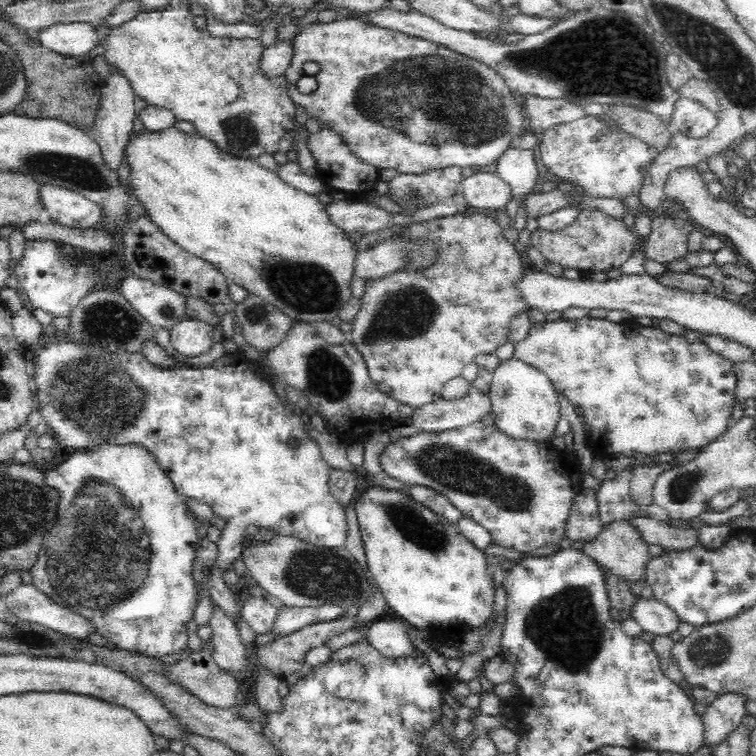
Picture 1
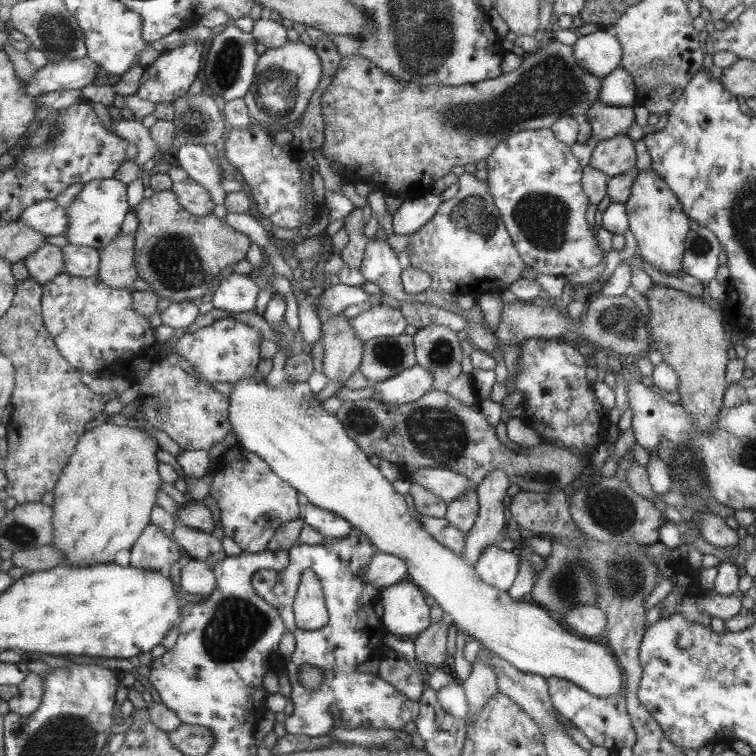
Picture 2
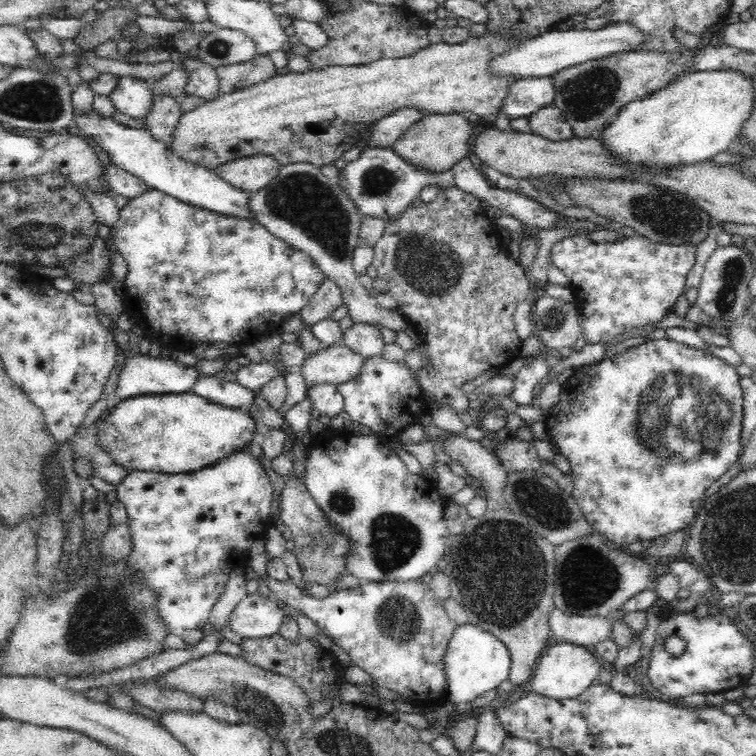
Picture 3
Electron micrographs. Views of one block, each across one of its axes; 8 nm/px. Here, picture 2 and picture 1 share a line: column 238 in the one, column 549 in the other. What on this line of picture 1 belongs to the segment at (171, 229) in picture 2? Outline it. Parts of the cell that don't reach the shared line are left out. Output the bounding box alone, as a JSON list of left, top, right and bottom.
[530,208,694,274]

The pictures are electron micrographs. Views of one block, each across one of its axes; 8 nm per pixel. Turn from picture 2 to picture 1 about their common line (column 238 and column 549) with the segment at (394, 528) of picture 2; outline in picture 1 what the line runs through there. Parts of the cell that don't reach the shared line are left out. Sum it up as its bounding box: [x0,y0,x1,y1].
[488,358,560,444]

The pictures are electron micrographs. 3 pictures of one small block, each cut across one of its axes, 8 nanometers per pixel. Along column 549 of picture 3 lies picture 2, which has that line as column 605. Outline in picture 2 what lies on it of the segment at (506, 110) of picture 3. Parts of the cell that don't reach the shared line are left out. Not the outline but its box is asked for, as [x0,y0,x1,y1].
[597,68,635,108]

